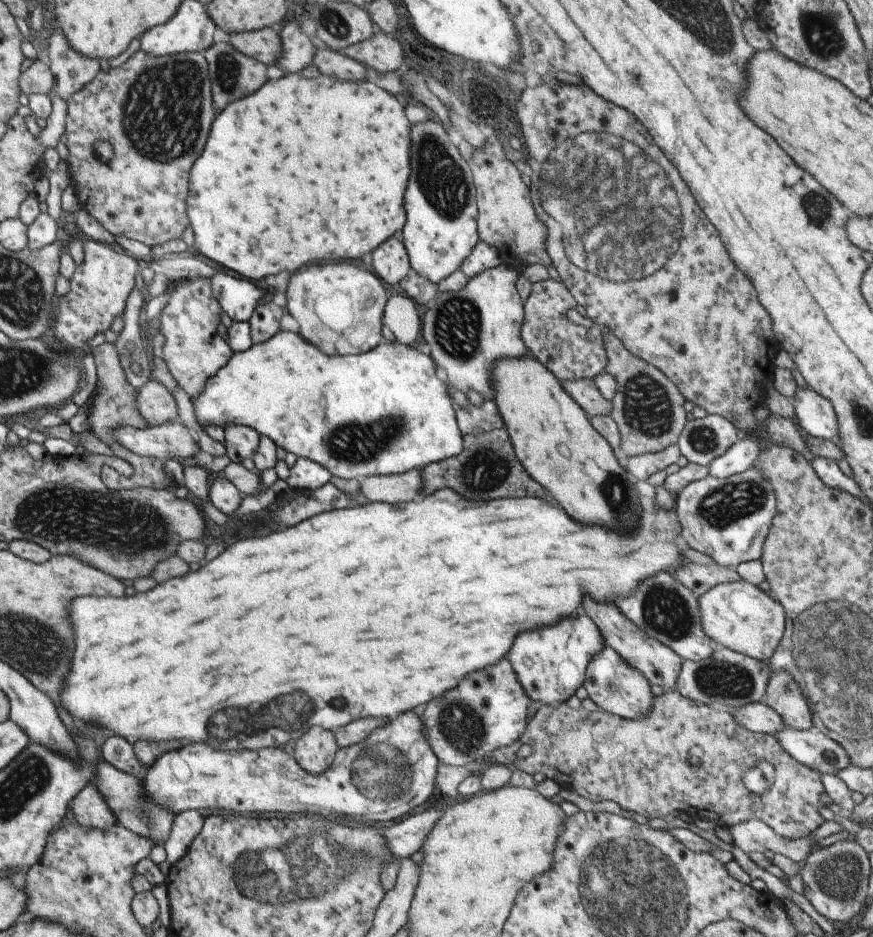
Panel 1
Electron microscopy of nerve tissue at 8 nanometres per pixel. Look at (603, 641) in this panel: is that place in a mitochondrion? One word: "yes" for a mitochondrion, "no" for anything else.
no

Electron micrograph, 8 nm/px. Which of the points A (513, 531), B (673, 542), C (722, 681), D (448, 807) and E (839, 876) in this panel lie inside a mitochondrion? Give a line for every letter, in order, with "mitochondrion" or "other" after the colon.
A: other
B: other
C: mitochondrion
D: other
E: mitochondrion

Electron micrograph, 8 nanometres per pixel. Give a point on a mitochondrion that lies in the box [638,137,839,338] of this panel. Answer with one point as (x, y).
(819, 208)

